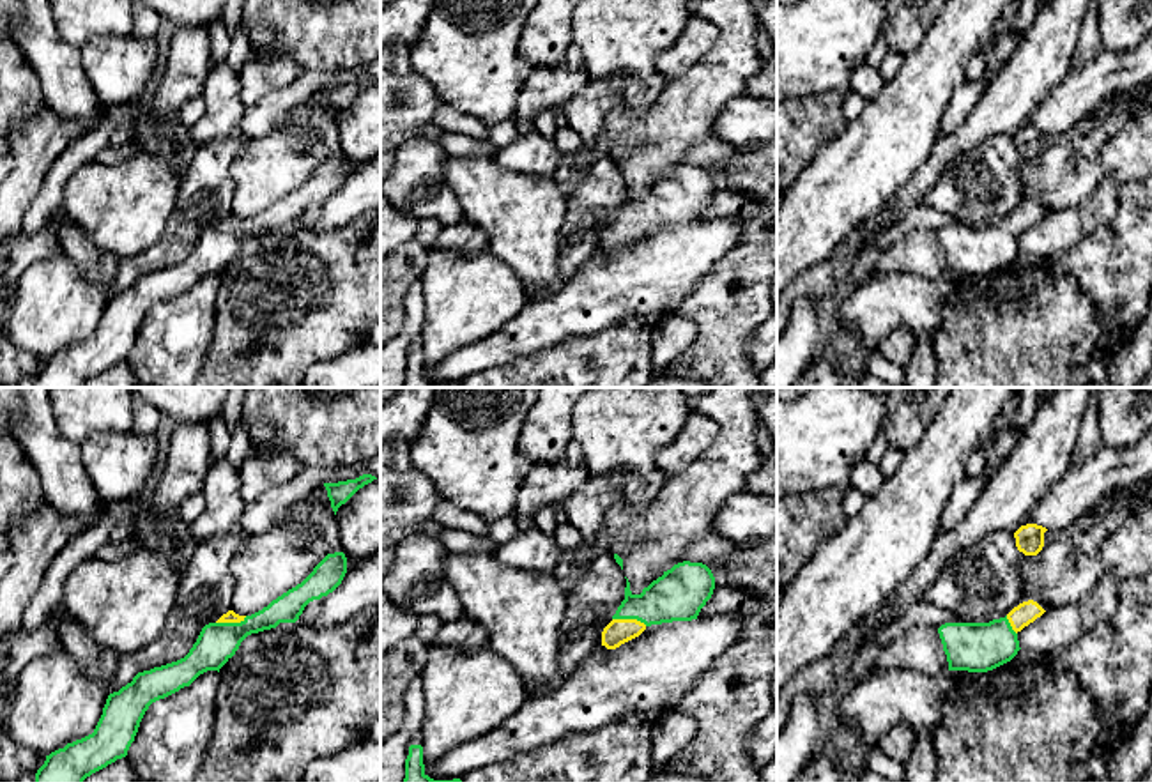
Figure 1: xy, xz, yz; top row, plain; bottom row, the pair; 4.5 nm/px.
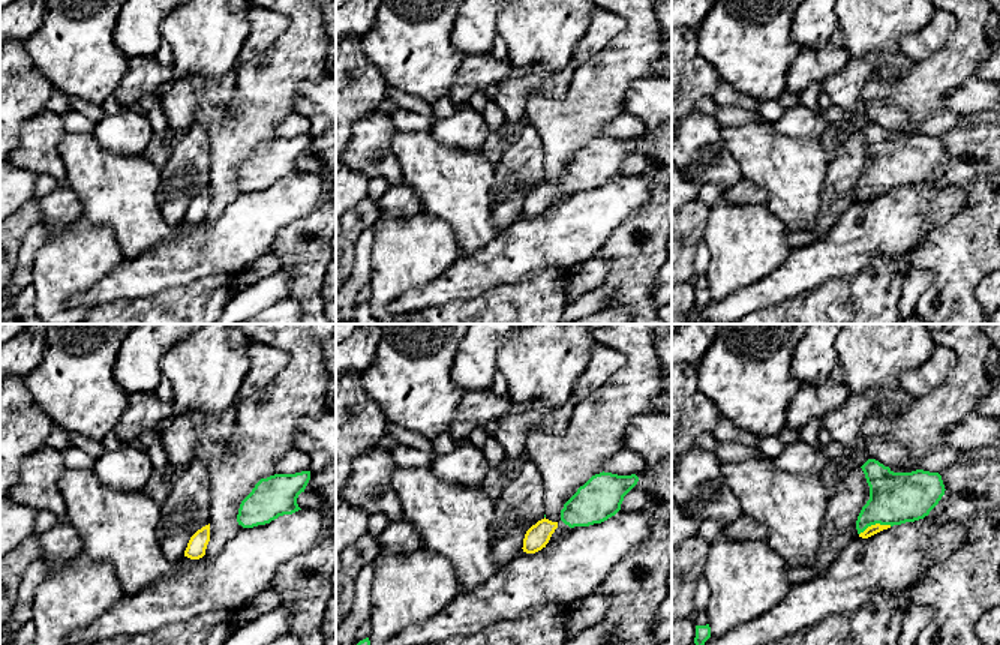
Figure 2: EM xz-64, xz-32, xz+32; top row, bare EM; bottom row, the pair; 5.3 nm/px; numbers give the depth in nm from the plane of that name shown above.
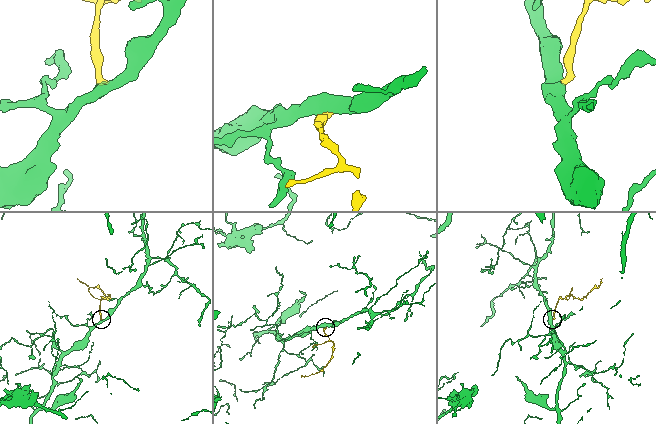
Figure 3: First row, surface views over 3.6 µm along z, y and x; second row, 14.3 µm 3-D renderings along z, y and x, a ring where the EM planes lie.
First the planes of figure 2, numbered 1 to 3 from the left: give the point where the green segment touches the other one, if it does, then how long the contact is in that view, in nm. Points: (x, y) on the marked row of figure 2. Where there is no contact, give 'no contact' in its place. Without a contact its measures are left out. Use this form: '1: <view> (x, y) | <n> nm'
1: no contact
2: no contact
3: xz+32 (876, 524) | 180 nm

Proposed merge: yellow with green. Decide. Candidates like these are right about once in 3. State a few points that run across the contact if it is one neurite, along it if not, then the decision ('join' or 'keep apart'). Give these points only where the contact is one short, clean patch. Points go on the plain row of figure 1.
line xz (618, 236), (630, 223), (639, 214), (678, 199); join

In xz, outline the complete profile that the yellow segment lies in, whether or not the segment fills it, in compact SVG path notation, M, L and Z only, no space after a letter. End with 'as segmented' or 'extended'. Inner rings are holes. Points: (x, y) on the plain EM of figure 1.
M690 165L678 166L671 173L664 175L664 179L644 191L641 198L630 195L630 186L626 182L625 203L612 219L612 225L603 232L602 249L616 253L639 241L651 228L697 223L701 212L711 202L713 193L715 180L711 173L703 166Z | extended

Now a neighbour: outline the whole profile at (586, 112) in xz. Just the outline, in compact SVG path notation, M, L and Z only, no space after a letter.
M609 76L591 80L588 87L563 104L566 126L580 134L584 147L591 147L605 131L605 117L611 108L626 103L628 80Z

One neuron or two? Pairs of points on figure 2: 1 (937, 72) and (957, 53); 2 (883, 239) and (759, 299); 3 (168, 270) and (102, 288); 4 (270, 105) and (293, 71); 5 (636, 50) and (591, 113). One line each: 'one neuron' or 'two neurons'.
1: one neuron
2: one neuron
3: one neuron
4: one neuron
5: one neuron

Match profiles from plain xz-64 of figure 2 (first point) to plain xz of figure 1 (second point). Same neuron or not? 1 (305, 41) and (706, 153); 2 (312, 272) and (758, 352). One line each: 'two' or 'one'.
1: two
2: two

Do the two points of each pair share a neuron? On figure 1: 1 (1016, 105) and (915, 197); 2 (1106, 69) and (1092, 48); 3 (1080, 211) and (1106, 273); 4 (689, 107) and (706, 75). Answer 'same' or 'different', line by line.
1: same
2: different
3: different
4: same

